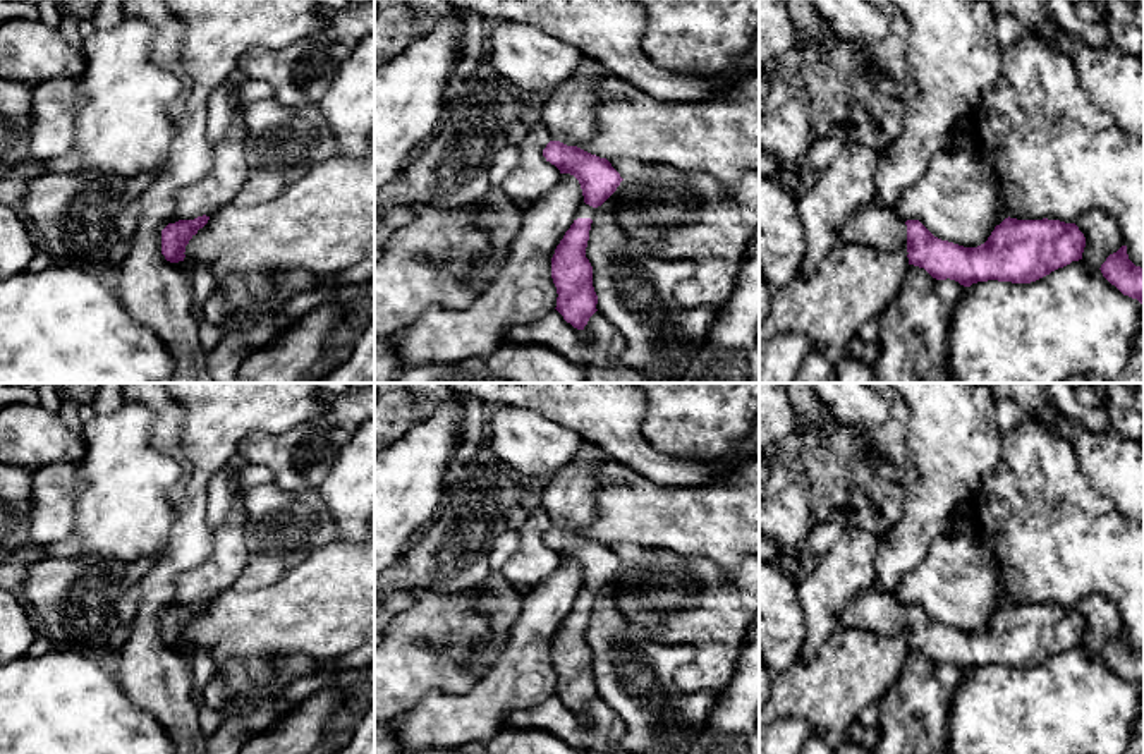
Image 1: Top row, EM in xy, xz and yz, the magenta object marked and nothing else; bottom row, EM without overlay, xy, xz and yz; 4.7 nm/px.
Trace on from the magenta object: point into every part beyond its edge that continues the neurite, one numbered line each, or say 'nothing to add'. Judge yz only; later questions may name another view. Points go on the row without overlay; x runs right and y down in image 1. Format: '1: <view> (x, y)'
1: yz (876, 610)

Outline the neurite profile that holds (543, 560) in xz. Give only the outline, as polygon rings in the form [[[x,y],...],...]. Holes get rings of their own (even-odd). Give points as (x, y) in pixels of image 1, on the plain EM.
[[[536,508],[519,529],[519,550],[500,569],[512,586],[522,582],[532,587],[558,569],[560,555],[543,541],[543,534],[550,526],[546,512]]]

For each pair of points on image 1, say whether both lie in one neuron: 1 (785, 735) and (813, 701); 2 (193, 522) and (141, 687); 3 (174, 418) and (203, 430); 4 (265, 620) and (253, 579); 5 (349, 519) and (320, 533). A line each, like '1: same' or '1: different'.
1: different
2: same
3: different
4: different
5: different

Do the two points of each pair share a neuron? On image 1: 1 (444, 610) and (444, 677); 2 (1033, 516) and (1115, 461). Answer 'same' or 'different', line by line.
1: same
2: different

